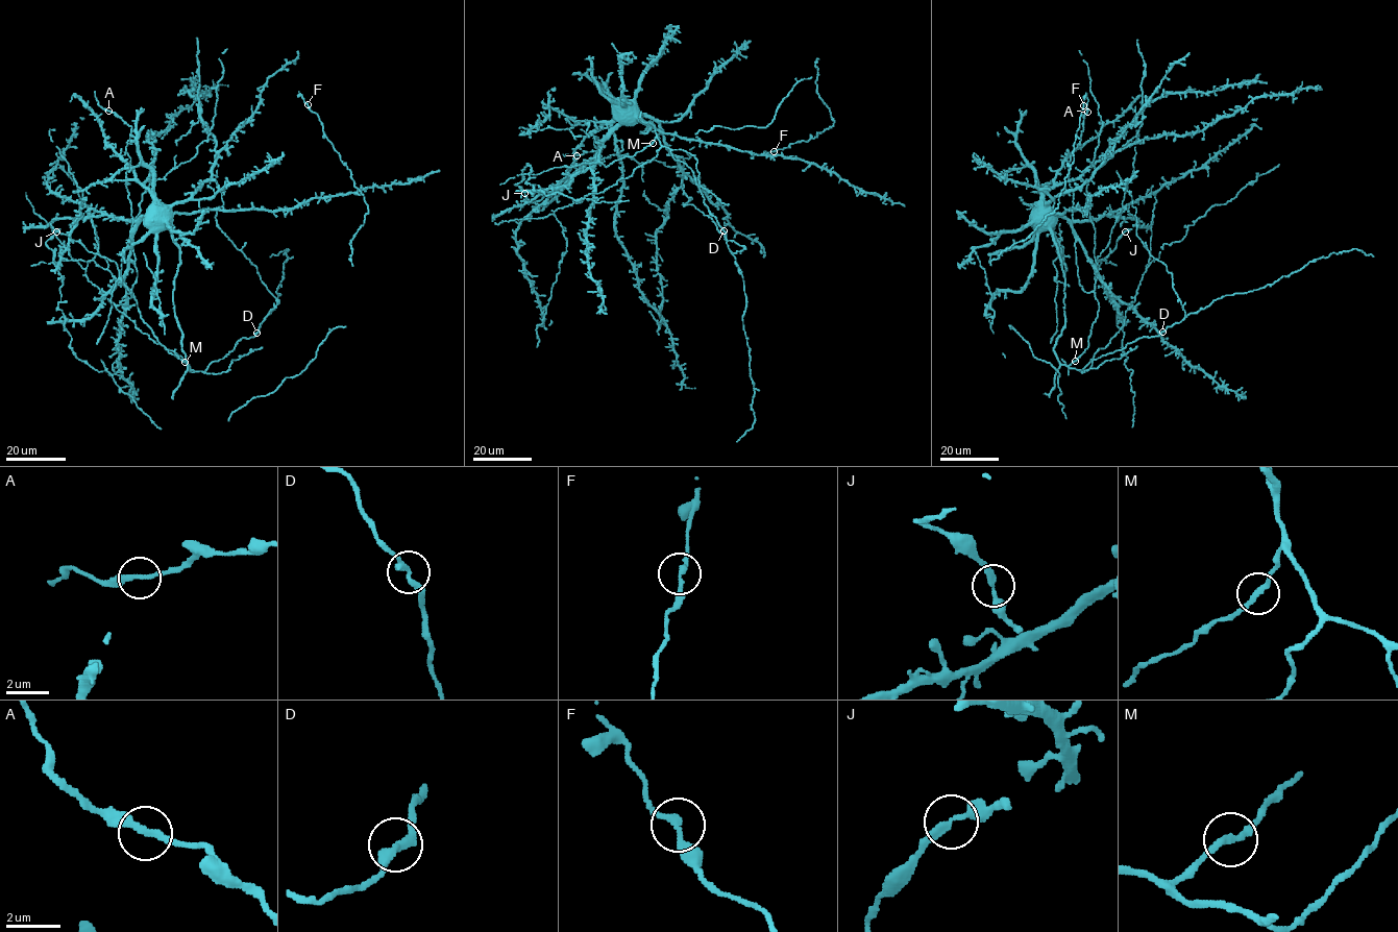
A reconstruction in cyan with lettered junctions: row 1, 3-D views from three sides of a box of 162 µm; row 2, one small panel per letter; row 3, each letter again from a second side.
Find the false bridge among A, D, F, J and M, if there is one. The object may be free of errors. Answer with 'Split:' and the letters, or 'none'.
Split: none

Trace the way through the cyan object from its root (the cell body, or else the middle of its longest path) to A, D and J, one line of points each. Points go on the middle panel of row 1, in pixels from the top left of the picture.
A: (628, 106), (622, 107), (622, 121), (603, 141), (593, 137), (598, 138), (593, 144), (601, 151), (577, 155)
D: (628, 106), (638, 107), (647, 127), (640, 132), (651, 122), (660, 143), (691, 170), (704, 203), (724, 229)
J: (628, 106), (622, 122), (598, 142), (605, 146), (596, 162), (536, 174), (522, 170), (515, 185), (524, 193)

